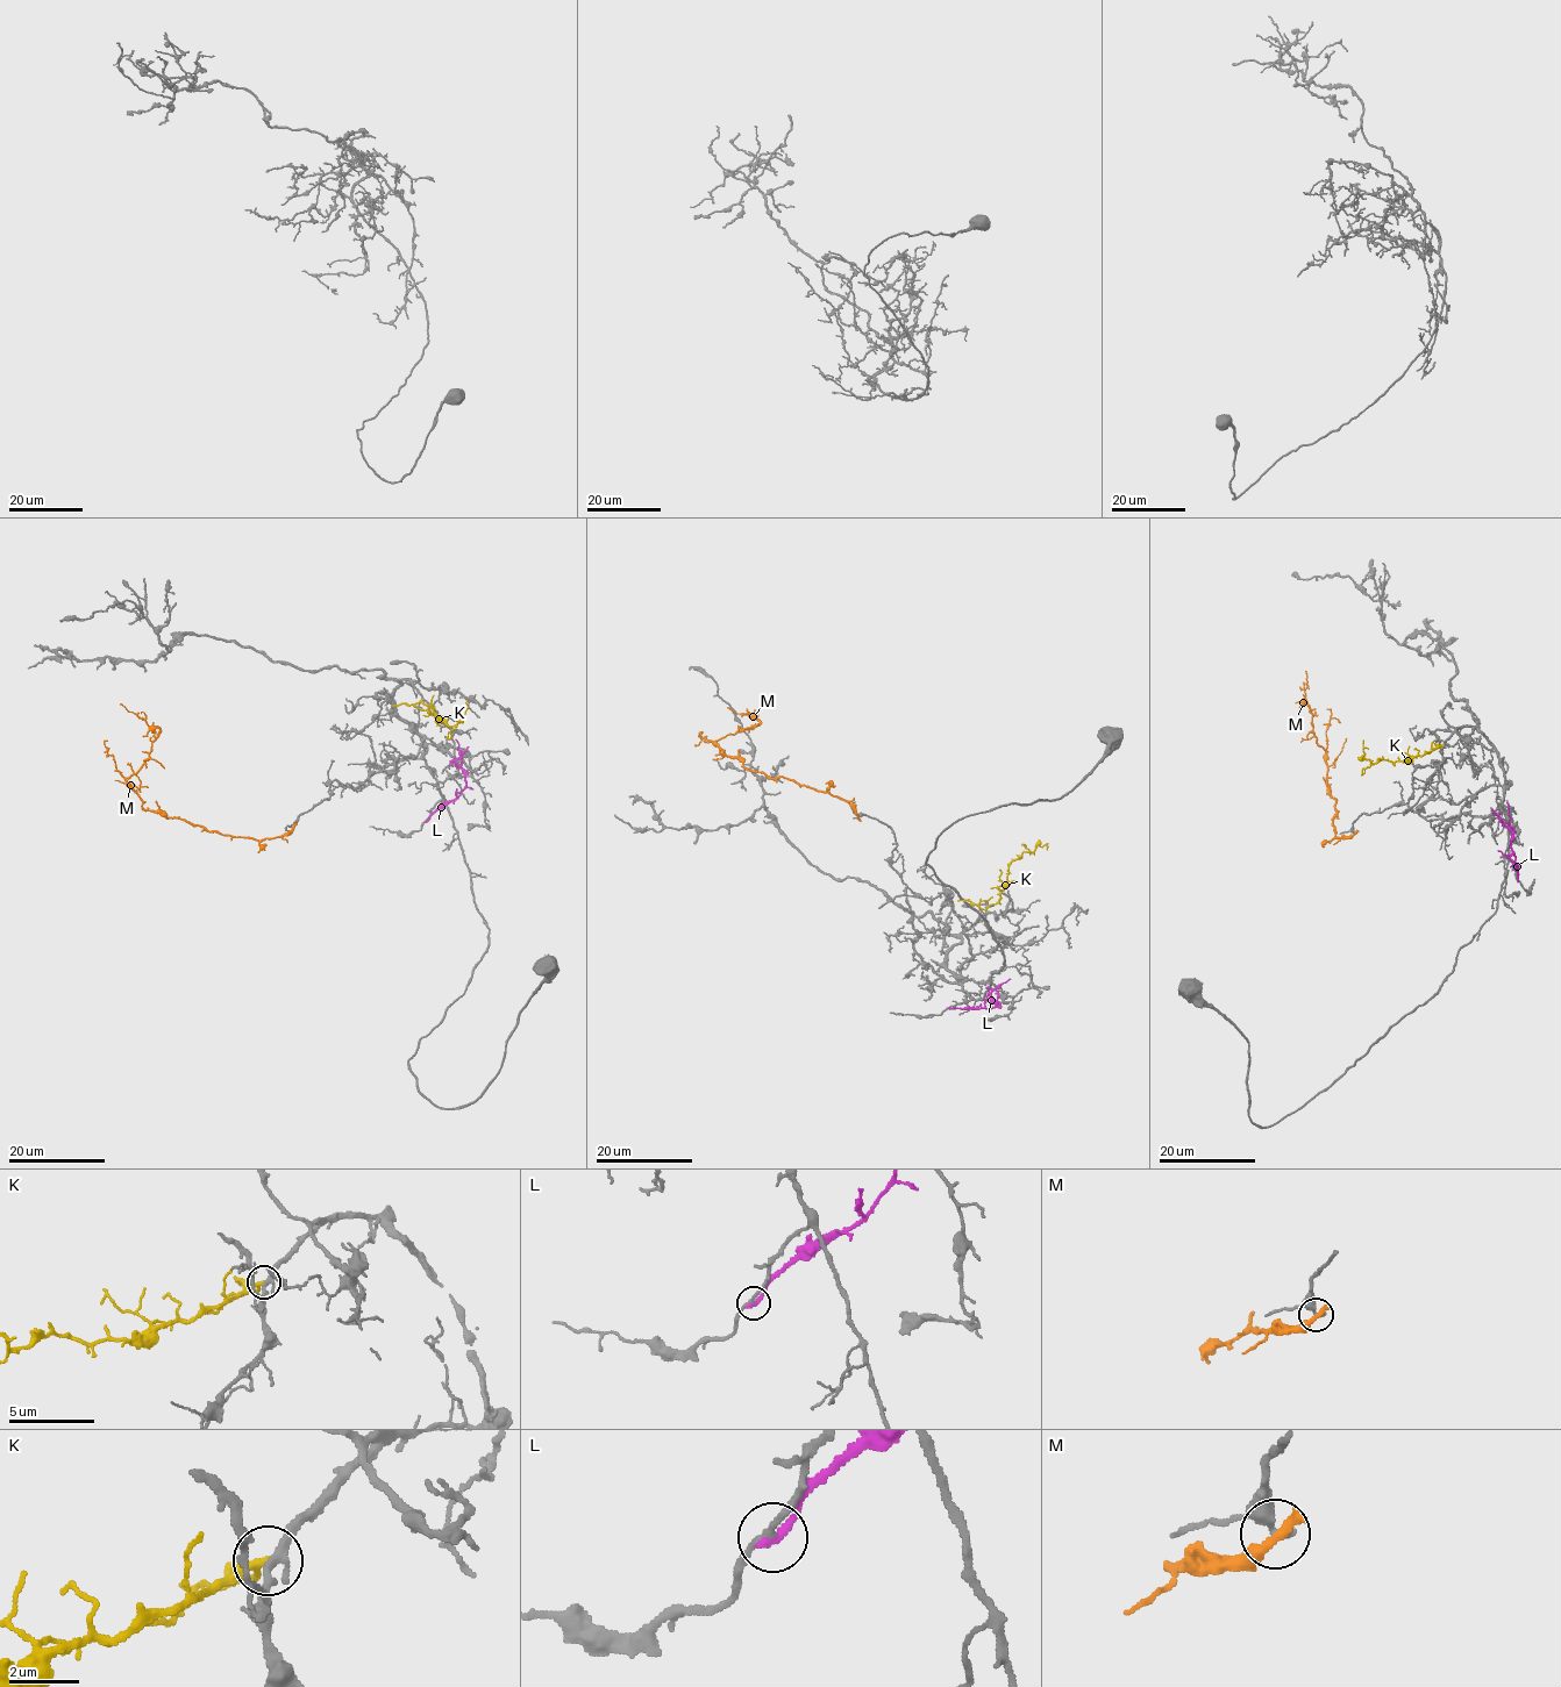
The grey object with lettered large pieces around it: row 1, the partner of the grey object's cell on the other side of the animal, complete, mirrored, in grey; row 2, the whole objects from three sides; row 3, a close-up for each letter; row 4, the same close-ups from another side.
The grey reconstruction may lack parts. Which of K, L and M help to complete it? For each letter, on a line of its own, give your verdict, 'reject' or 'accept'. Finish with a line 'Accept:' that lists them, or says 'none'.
K: accept
L: reject
M: reject
Accept: K

